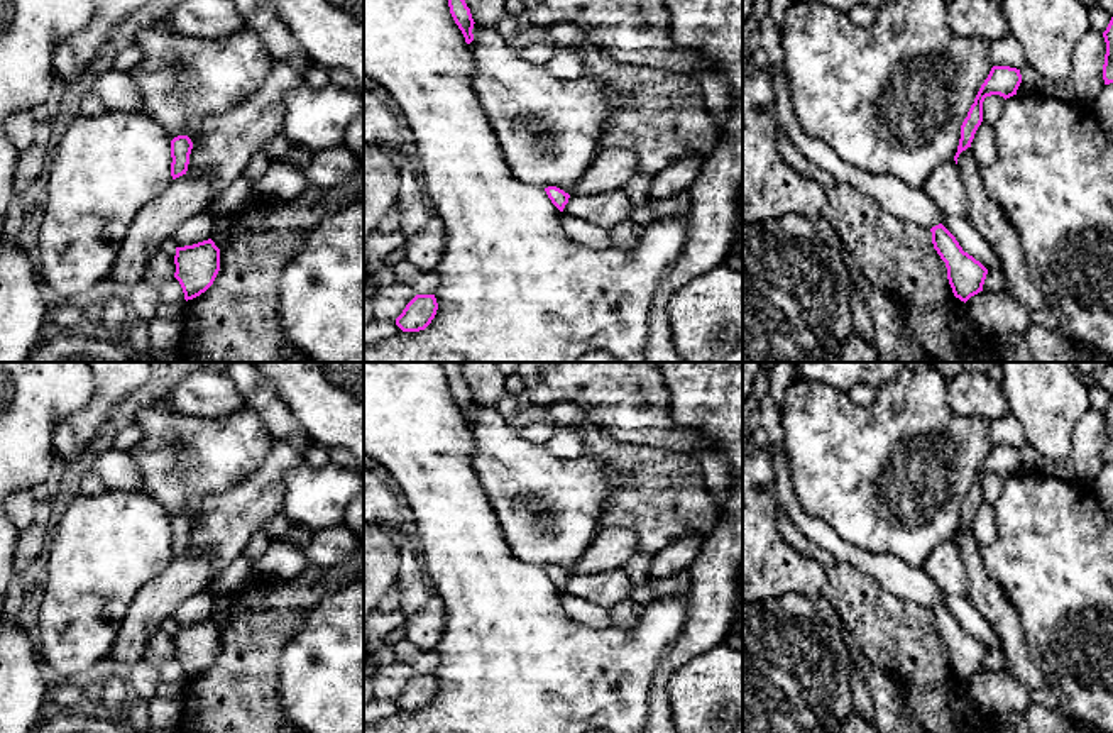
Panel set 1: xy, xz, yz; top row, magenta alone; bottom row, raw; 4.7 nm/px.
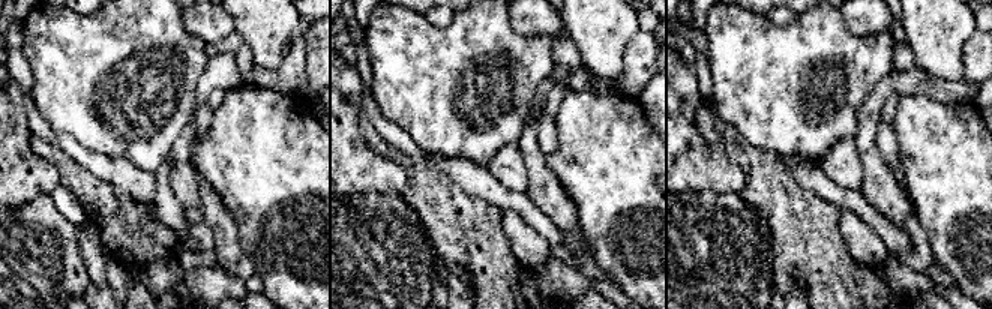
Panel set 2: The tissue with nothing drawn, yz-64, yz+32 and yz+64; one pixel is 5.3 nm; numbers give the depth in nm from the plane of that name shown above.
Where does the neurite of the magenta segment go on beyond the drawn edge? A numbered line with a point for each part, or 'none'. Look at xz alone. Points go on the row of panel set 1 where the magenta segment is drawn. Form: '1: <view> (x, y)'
none

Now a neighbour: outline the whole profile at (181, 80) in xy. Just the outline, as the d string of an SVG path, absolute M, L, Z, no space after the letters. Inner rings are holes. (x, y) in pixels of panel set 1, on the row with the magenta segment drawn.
M161 19L142 27L134 41L144 58L129 74L142 96L142 112L159 122L169 139L188 135L195 144L201 134L201 122L208 115L228 112L255 93L269 76L274 58L259 34L245 27L222 41L181 36Z

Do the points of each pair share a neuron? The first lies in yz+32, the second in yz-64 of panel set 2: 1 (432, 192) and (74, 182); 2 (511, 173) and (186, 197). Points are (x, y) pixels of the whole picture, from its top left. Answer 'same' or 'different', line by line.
1: same
2: same

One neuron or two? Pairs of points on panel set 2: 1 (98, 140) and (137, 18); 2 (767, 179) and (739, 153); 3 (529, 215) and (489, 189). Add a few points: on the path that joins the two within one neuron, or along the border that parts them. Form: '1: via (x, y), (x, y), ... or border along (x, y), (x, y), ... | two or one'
1: via (110, 110), (132, 66), (135, 48) | one
2: via (760, 171), (746, 158) | one
3: via (520, 206), (514, 200), (499, 195) | one

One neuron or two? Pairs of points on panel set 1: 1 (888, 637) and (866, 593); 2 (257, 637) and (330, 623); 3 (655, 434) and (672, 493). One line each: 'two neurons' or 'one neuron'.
1: one neuron
2: two neurons
3: two neurons

